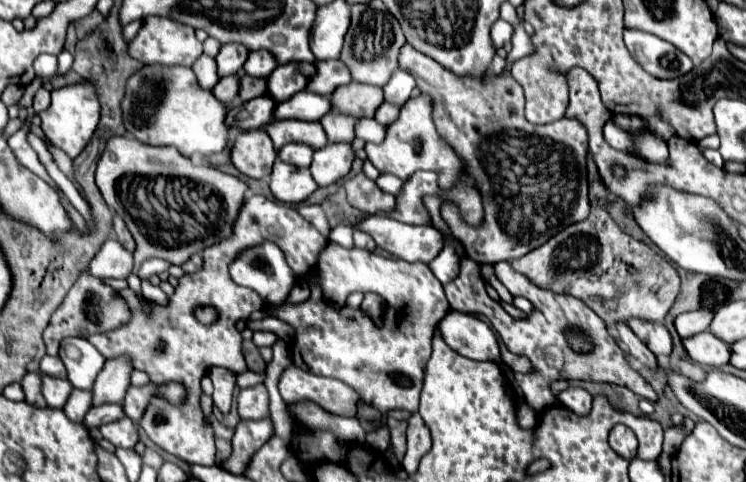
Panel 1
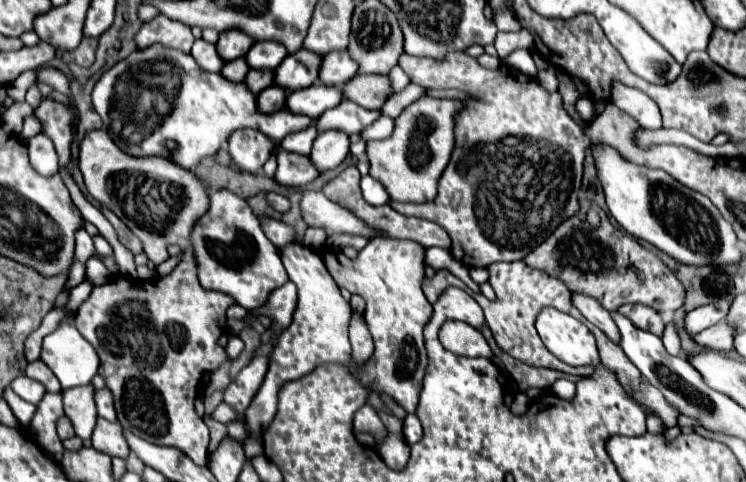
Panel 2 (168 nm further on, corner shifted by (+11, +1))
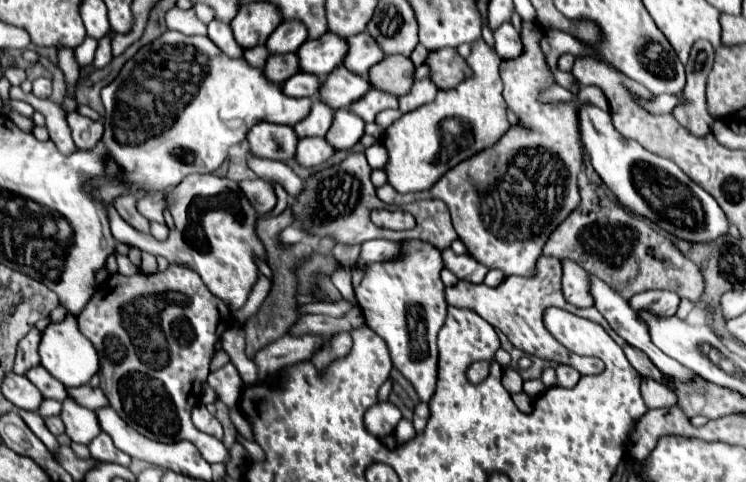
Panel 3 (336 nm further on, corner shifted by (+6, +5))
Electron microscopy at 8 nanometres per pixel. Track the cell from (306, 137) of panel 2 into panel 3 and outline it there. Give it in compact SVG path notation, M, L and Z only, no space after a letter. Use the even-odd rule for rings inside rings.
M313 98L313 108L311 108L311 114L297 122L293 126L297 138L313 138L313 136L325 136L329 126L333 122L333 112L329 106L325 106L323 102L319 102L317 98Z

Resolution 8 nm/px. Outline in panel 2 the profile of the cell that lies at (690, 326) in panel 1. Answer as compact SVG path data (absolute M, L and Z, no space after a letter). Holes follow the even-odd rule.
M722 298L710 302L706 306L700 306L692 312L688 312L686 330L690 334L698 334L698 332L718 324L720 320L724 320L728 316L728 310L730 310L730 300L722 300Z

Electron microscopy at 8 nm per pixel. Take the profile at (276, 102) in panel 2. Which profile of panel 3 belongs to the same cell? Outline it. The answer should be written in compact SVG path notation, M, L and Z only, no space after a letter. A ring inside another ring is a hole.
M297 72L293 78L289 78L287 82L283 82L283 94L291 96L291 98L303 98L303 96L315 96L317 94L317 86L319 86L319 78L307 72Z

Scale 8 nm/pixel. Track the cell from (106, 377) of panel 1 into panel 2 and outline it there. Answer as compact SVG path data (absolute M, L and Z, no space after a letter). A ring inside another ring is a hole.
M92 384L78 386L72 390L62 390L64 412L70 418L76 436L82 440L88 440L92 436L92 430L94 430L96 418L98 418L92 394L94 394Z

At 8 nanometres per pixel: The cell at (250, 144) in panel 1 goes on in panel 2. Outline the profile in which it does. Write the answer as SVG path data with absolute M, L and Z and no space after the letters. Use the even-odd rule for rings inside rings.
M252 128L236 130L230 136L228 144L230 144L232 162L240 170L250 172L250 174L260 172L264 162L268 160L268 156L278 148L278 144L274 140L264 136L260 130L252 130Z

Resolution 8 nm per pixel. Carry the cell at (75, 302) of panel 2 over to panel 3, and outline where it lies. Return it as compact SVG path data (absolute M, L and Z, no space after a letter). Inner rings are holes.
M67 314L65 320L57 324L49 324L43 332L43 340L39 344L39 356L41 356L41 366L45 366L57 380L61 380L67 388L69 386L81 386L91 380L93 374L99 370L99 356L95 346L81 334L77 326L77 316Z

